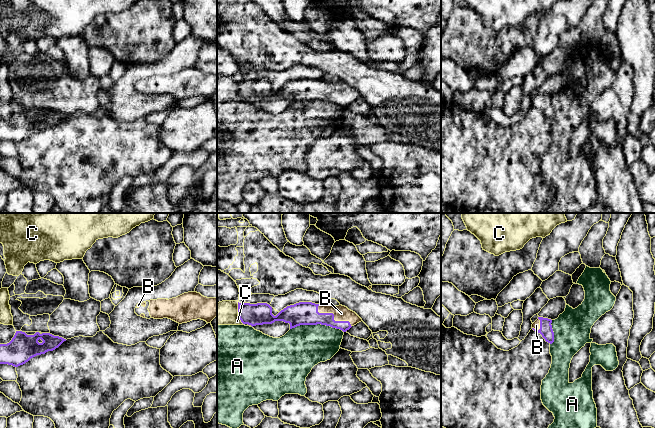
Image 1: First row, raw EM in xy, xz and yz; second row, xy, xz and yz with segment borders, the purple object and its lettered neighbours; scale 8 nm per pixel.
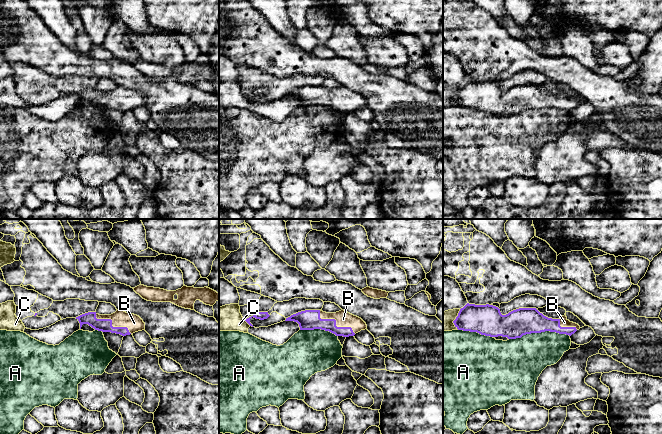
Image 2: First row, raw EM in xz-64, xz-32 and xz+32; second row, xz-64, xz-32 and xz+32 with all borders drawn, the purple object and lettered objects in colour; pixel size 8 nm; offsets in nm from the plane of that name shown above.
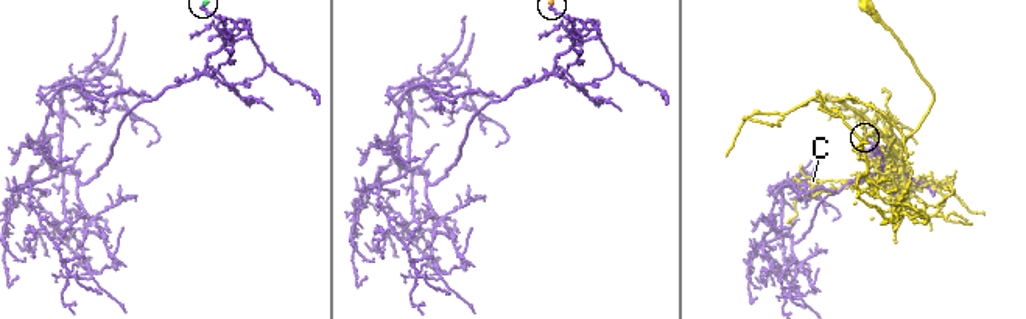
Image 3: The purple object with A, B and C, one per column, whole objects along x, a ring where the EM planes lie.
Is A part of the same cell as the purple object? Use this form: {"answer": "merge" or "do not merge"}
{"answer": "do not merge"}

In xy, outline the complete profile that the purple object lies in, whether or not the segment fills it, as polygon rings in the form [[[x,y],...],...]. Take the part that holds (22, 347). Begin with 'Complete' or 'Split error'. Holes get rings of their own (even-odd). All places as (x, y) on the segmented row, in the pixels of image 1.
Complete. [[[16,331],[9,343],[0,344],[0,364],[18,367],[37,355],[55,350],[64,341],[66,339],[50,333],[36,332],[34,335],[27,335]]]

